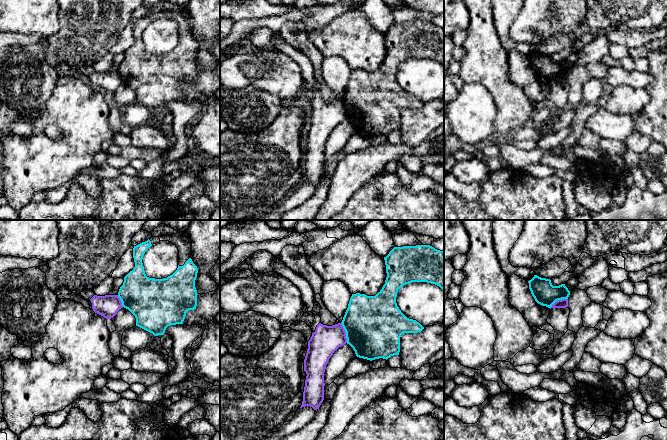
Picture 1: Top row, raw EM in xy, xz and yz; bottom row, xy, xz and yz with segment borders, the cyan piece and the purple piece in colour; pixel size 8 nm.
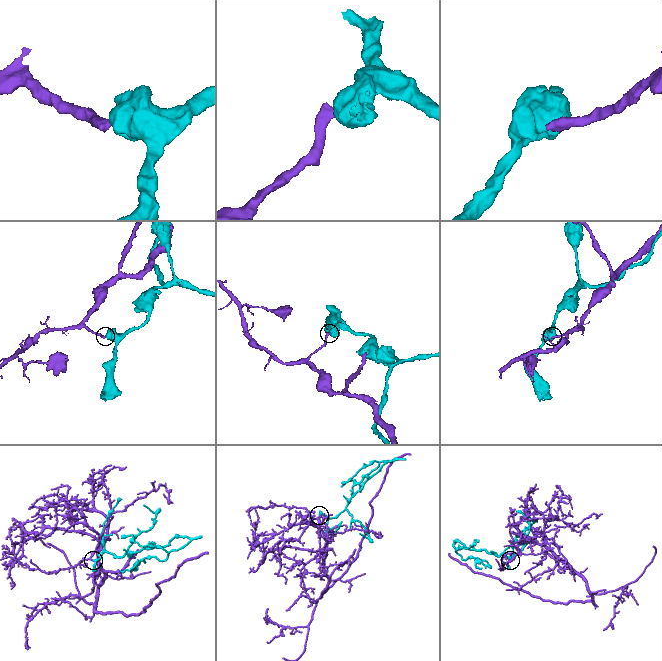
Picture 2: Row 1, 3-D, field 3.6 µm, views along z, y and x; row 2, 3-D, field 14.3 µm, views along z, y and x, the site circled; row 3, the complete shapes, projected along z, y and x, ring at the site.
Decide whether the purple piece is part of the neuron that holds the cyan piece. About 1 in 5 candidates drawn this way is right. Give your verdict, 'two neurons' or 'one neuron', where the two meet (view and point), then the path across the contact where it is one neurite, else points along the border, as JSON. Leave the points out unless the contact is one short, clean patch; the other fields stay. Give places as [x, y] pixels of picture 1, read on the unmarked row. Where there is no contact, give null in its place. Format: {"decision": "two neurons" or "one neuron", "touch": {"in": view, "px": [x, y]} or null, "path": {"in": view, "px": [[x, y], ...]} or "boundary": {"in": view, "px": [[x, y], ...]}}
{"decision": "two neurons", "touch": {"in": "xz", "px": [346, 109]}, "boundary": {"in": "xz", "px": [[340, 99], [345, 108], [347, 118]]}}

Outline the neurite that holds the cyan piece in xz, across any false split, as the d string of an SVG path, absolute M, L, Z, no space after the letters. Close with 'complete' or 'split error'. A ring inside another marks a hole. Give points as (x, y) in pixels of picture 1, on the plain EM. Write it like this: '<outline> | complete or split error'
M430 21L394 23L384 33L387 53L382 65L375 72L352 70L341 98L349 120L359 134L375 136L399 131L400 113L403 109L418 109L424 103L416 96L407 94L396 79L398 66L412 58L427 58L444 67L444 27Z | complete

